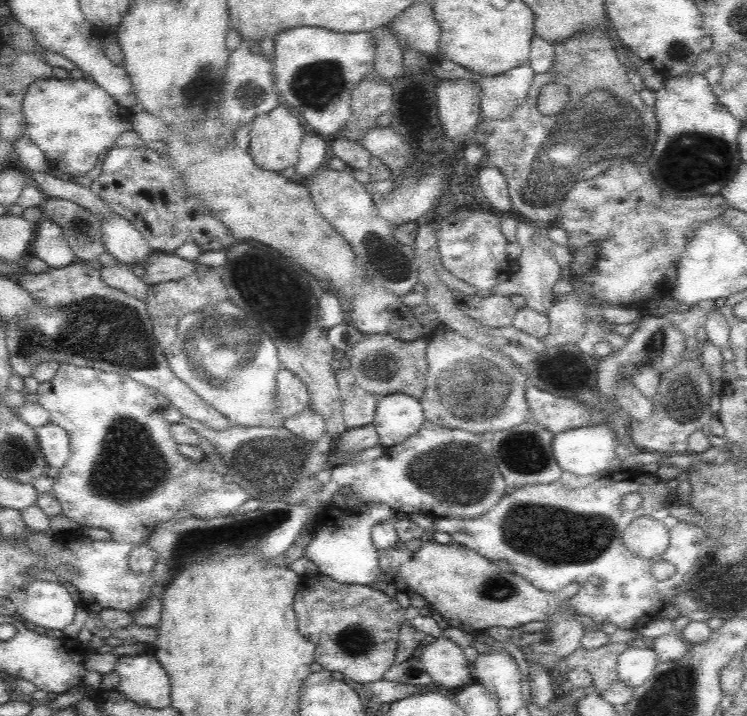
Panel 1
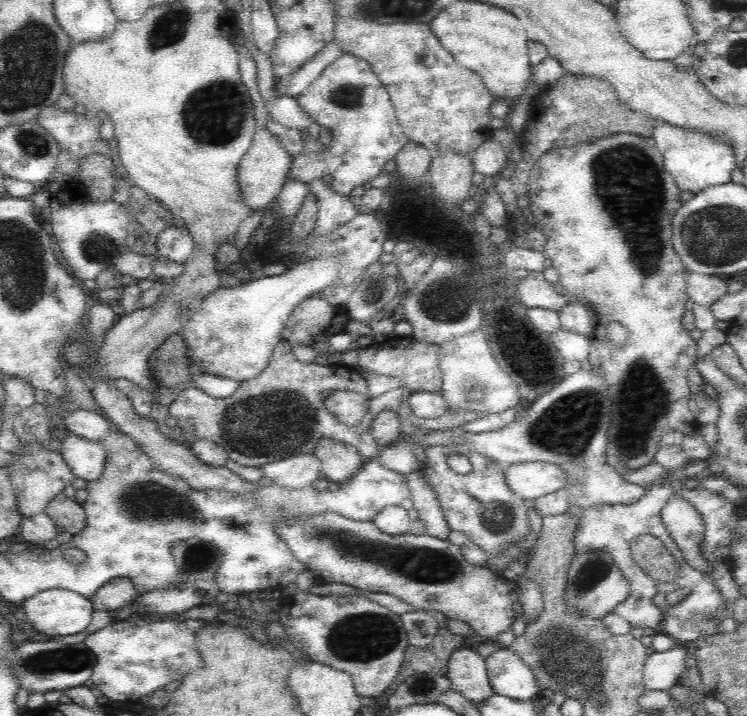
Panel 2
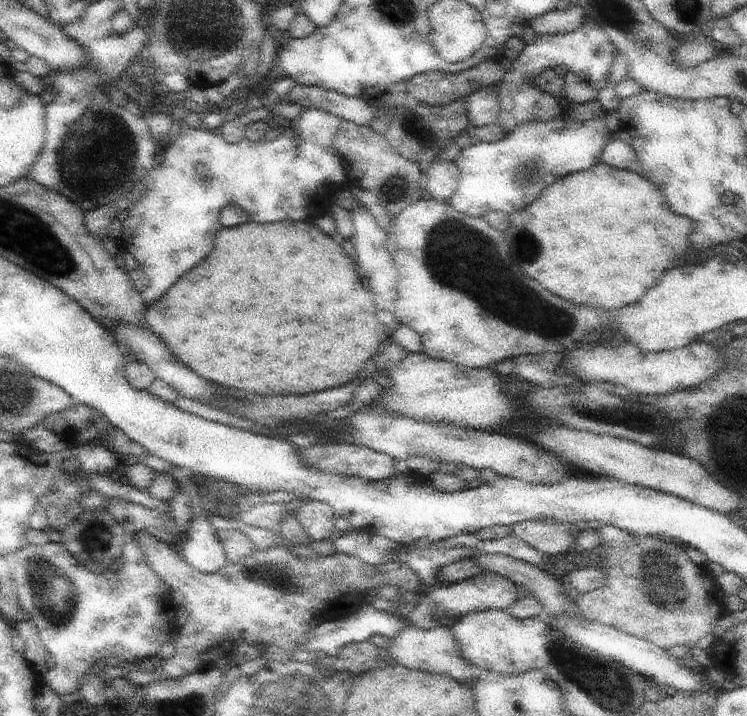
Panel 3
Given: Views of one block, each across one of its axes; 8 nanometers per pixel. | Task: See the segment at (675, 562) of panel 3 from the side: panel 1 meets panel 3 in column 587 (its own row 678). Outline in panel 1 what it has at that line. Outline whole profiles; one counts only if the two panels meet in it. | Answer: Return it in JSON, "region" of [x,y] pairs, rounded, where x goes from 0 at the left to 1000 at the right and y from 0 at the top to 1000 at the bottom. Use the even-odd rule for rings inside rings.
{"region":[[[814,898],[811,902],[803,902],[795,908],[782,908],[774,904],[763,916],[758,916],[742,932],[754,939],[760,939],[772,930],[784,933],[793,943],[793,962],[803,969],[814,957],[829,948],[826,919],[842,901],[843,898]]]}

